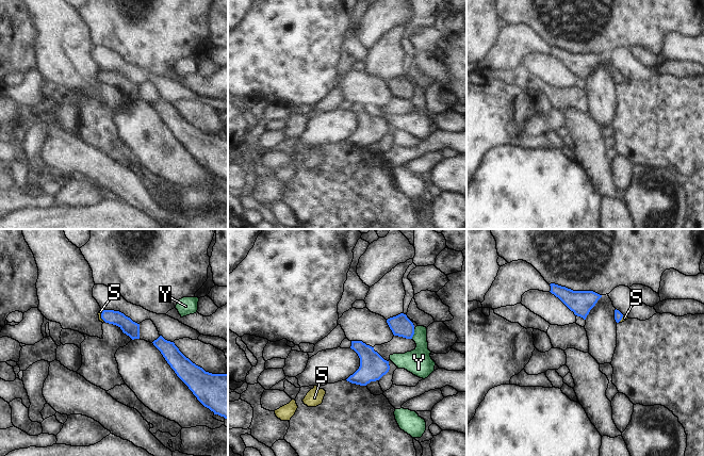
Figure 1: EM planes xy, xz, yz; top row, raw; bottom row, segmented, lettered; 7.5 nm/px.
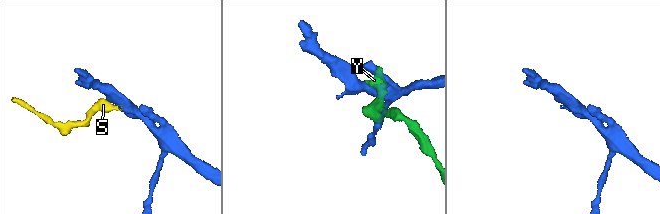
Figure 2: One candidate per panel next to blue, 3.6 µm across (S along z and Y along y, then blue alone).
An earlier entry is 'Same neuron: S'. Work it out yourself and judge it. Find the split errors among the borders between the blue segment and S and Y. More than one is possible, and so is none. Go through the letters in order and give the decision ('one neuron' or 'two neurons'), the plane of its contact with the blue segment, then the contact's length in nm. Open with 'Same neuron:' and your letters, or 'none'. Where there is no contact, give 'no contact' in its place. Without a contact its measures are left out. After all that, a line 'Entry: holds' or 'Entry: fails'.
Same neuron: S
S: one neuron | xy | 100 nm
Y: two neurons | xz | 80 nm
Entry: holds

